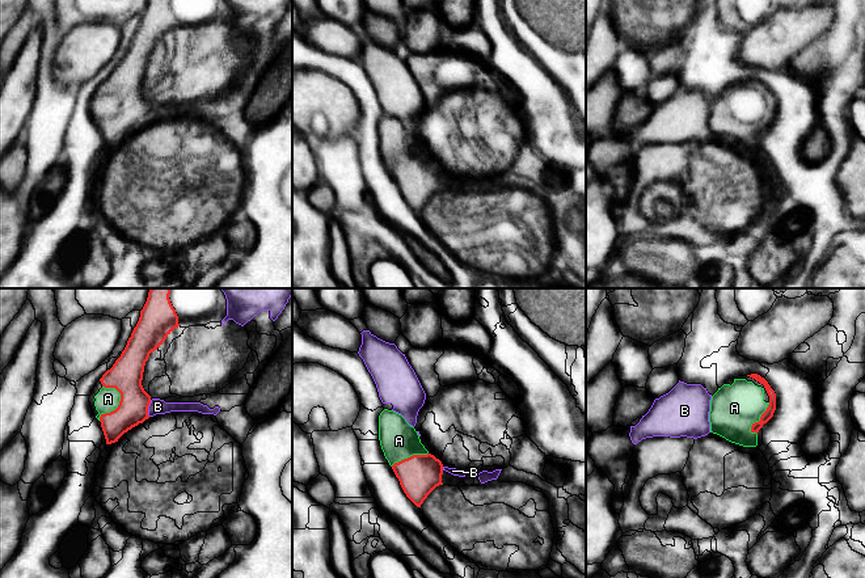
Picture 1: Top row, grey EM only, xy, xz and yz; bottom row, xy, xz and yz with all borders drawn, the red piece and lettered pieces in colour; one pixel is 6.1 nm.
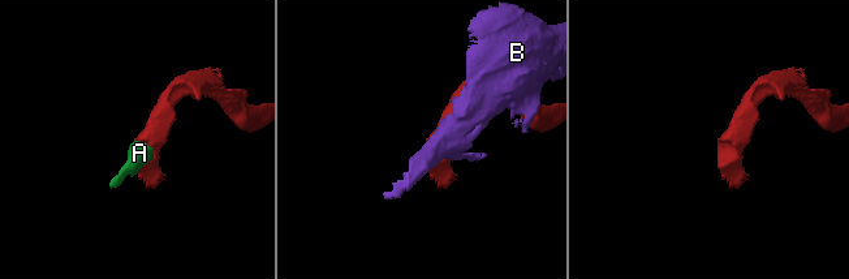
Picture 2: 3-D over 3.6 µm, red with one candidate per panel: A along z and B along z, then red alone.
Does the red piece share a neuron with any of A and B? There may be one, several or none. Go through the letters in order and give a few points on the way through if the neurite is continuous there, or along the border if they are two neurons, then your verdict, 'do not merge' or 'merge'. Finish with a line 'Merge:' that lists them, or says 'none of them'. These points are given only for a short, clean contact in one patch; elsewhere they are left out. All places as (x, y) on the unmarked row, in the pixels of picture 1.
A: runs through xy (126, 81), (118, 113), (108, 105); merge
B: do not merge
Merge: A

